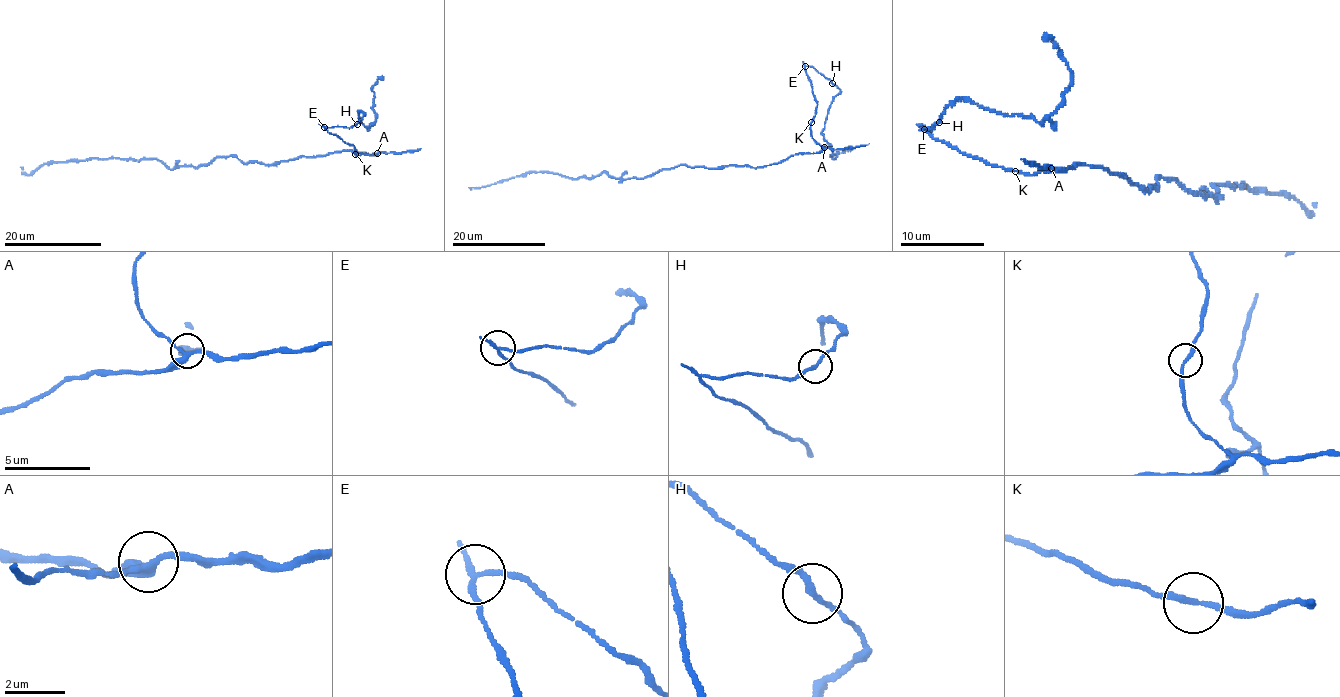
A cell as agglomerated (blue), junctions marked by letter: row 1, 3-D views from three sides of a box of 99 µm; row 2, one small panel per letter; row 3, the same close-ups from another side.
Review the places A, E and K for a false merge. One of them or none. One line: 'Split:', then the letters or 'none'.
Split: E

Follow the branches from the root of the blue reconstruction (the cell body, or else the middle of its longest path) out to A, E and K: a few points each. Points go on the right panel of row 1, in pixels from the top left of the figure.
A: (1113, 172), (1090, 165), (1074, 164), (1066, 170), (1051, 168)
E: (1113, 172), (1103, 168), (1074, 164), (1066, 170), (1041, 170), (1024, 175), (967, 156), (930, 136), (923, 128)
K: (1113, 172), (1103, 168), (1074, 164), (1066, 170), (1041, 170), (1032, 175), (1014, 171)

